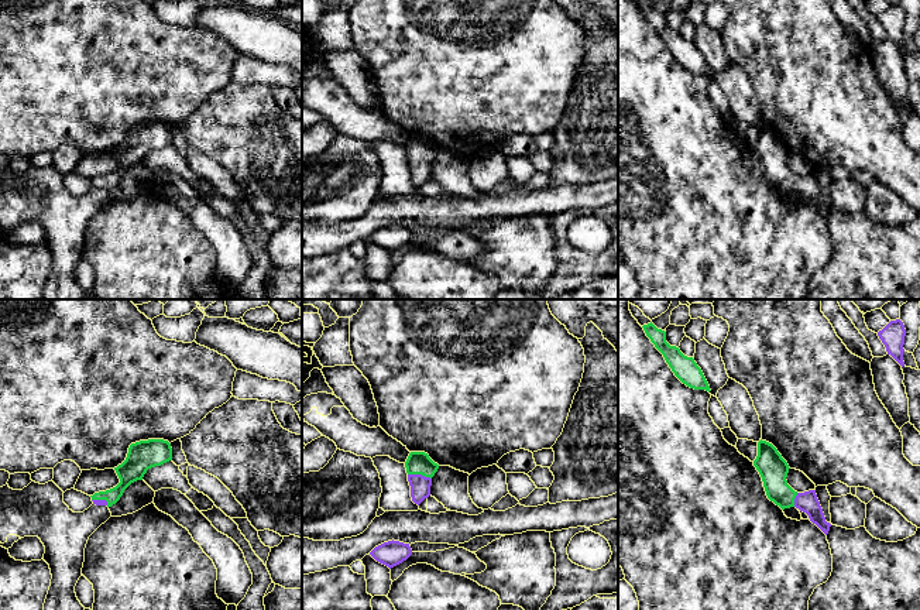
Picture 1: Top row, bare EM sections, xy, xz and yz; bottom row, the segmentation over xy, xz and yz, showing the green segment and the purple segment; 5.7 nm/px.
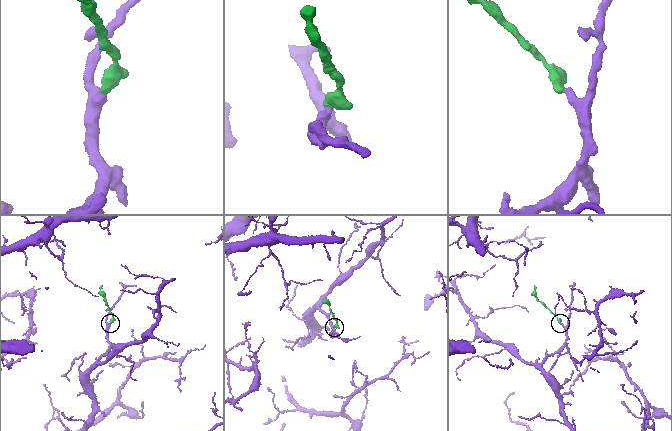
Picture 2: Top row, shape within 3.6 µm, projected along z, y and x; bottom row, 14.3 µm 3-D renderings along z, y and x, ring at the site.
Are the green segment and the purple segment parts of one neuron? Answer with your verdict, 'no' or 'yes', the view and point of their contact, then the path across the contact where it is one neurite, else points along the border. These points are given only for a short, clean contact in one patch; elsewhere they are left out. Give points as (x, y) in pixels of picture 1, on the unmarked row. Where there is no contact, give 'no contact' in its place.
yes; contact xz (419, 157); way xz (418, 146), (419, 157), (419, 168)

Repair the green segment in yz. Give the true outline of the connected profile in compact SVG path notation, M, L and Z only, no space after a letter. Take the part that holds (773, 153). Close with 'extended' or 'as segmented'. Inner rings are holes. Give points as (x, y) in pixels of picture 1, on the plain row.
M762 123L758 126L758 140L753 144L753 150L762 161L766 179L770 185L782 193L790 191L799 192L825 219L828 217L831 208L825 205L816 174L797 177L787 168L786 161L790 151L772 127Z; extended

